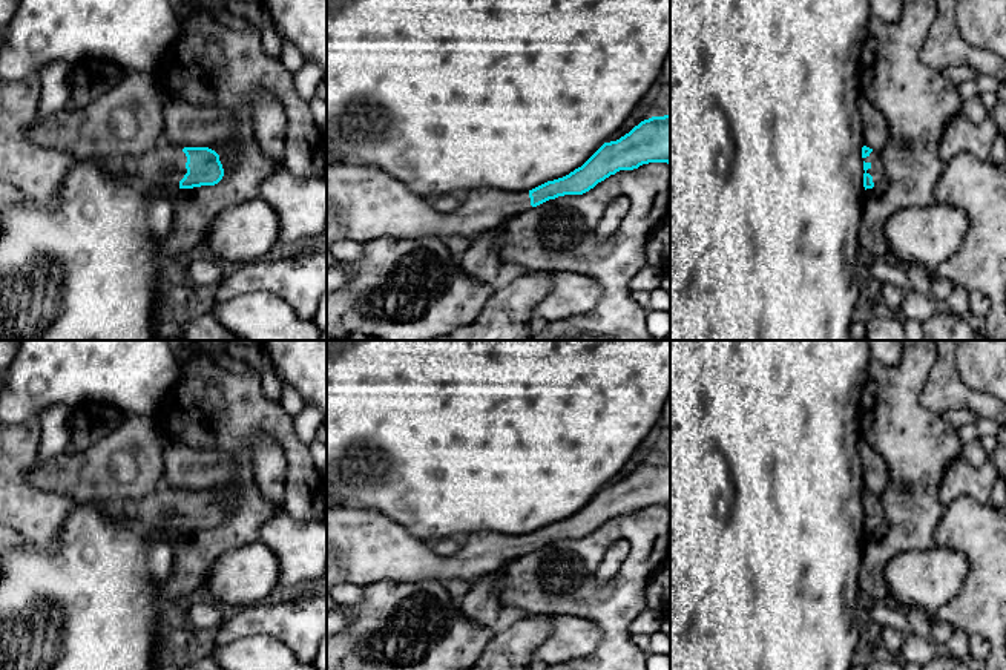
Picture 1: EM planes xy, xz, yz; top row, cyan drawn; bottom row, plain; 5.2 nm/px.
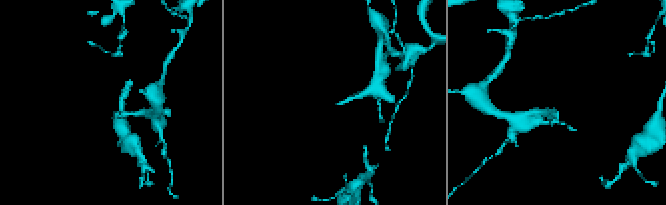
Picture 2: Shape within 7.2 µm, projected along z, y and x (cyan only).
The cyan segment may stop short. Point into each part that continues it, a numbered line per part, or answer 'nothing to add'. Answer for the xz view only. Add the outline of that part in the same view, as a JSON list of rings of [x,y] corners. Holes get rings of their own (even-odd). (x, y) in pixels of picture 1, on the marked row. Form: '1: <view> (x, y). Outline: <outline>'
1: xz (362, 204). Outline: [[[359,163],[327,164],[327,248],[331,248],[339,238],[353,239],[359,244],[382,236],[413,239],[428,235],[445,239],[457,235],[469,239],[531,207],[529,190],[488,189],[465,193],[455,210],[442,213],[434,210],[429,201],[417,196],[402,181],[385,172],[363,167]]]

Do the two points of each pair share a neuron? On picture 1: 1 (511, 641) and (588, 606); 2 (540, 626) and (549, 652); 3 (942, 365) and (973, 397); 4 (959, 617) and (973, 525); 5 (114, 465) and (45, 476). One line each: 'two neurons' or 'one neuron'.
1: two neurons
2: two neurons
3: one neuron
4: one neuron
5: one neuron

